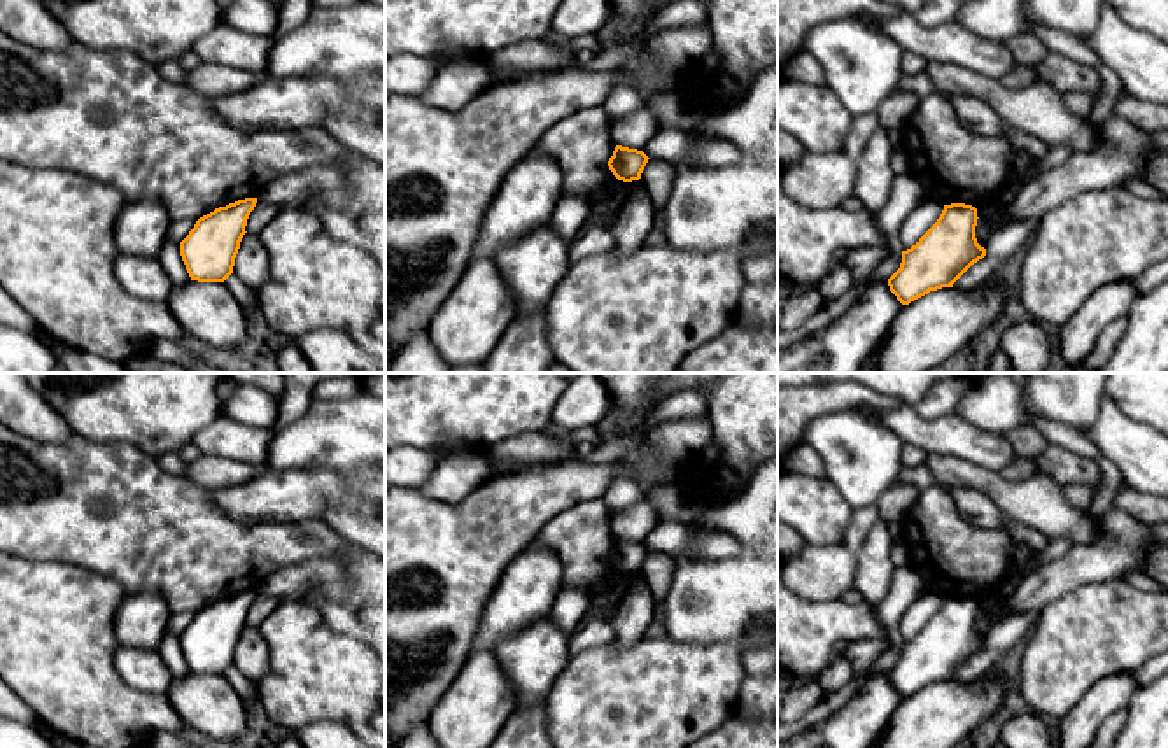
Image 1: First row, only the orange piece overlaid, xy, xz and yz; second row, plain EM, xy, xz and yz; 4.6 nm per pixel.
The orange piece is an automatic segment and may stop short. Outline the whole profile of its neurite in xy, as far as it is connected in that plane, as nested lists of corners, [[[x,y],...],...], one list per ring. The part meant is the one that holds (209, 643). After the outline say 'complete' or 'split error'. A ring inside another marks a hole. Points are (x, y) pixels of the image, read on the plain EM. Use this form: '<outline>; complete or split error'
[[[245,590],[200,610],[180,634],[180,648],[191,673],[224,674],[235,659],[247,611],[257,590]]]; complete

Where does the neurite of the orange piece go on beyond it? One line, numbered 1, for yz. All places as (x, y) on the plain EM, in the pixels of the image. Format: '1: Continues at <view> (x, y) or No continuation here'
1: No continuation here

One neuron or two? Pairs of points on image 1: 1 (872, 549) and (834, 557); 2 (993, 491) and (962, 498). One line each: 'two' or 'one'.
1: two
2: two

